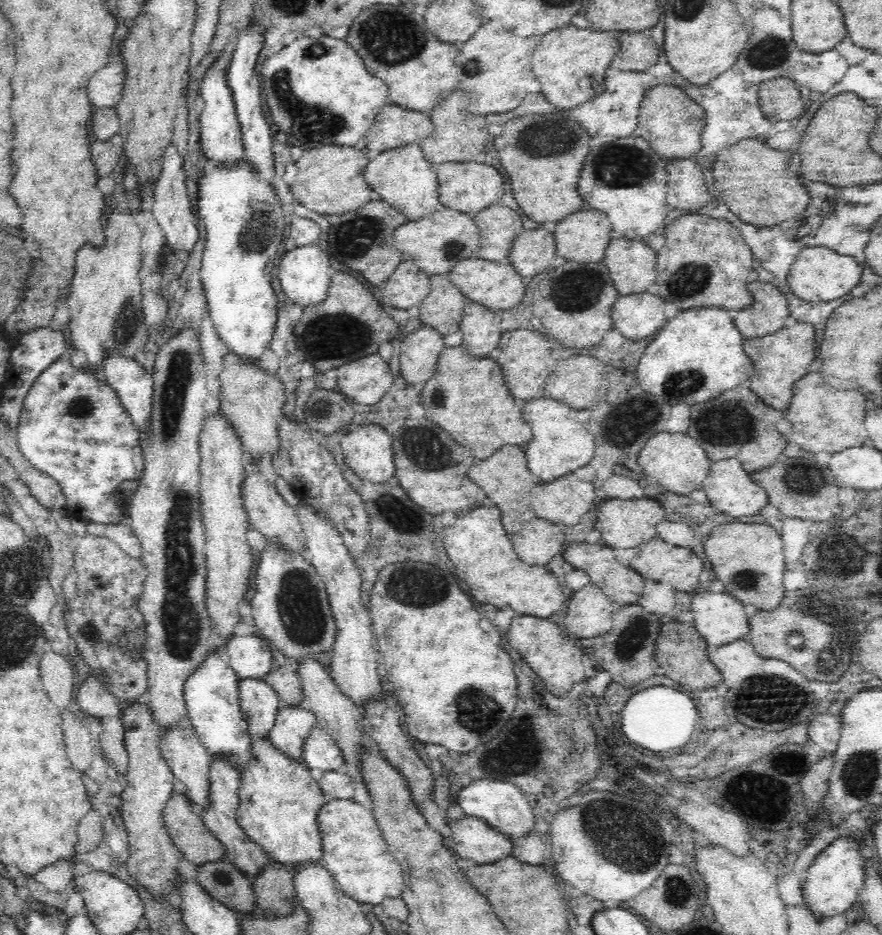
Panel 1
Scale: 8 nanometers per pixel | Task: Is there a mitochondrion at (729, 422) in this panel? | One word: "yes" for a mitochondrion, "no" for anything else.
yes

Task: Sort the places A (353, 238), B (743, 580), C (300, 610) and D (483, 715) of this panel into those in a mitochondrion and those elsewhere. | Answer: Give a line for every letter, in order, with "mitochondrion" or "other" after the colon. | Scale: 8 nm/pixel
A: mitochondrion
B: mitochondrion
C: mitochondrion
D: mitochondrion

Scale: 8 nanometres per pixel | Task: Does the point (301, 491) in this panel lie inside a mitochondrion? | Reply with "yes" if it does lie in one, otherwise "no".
no

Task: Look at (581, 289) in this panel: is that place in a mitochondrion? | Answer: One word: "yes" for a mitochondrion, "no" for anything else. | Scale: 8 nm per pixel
yes

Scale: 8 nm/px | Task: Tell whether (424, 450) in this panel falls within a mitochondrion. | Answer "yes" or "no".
yes

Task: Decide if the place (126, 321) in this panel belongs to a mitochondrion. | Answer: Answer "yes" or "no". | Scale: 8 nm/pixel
yes

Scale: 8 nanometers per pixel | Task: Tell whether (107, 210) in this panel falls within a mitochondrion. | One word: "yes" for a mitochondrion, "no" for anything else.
no

